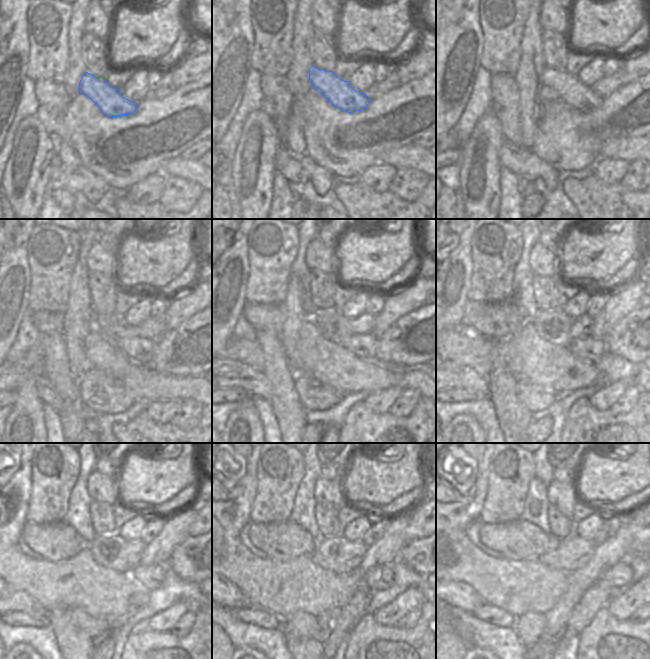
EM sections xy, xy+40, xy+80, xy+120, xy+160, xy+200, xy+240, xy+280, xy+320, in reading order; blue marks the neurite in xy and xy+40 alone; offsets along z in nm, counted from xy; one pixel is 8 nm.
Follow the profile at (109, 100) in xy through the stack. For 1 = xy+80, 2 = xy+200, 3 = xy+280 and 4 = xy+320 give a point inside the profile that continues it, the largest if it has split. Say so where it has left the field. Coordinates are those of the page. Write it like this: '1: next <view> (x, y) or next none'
1: next xy+80 (568, 89)
2: next xy+200 (588, 348)
3: next xy+280 (381, 577)
4: next xy+320 (634, 567)

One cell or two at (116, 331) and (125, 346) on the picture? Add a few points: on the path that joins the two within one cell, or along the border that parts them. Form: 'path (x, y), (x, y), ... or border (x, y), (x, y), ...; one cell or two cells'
border (131, 325), (127, 338), (111, 341); two cells

